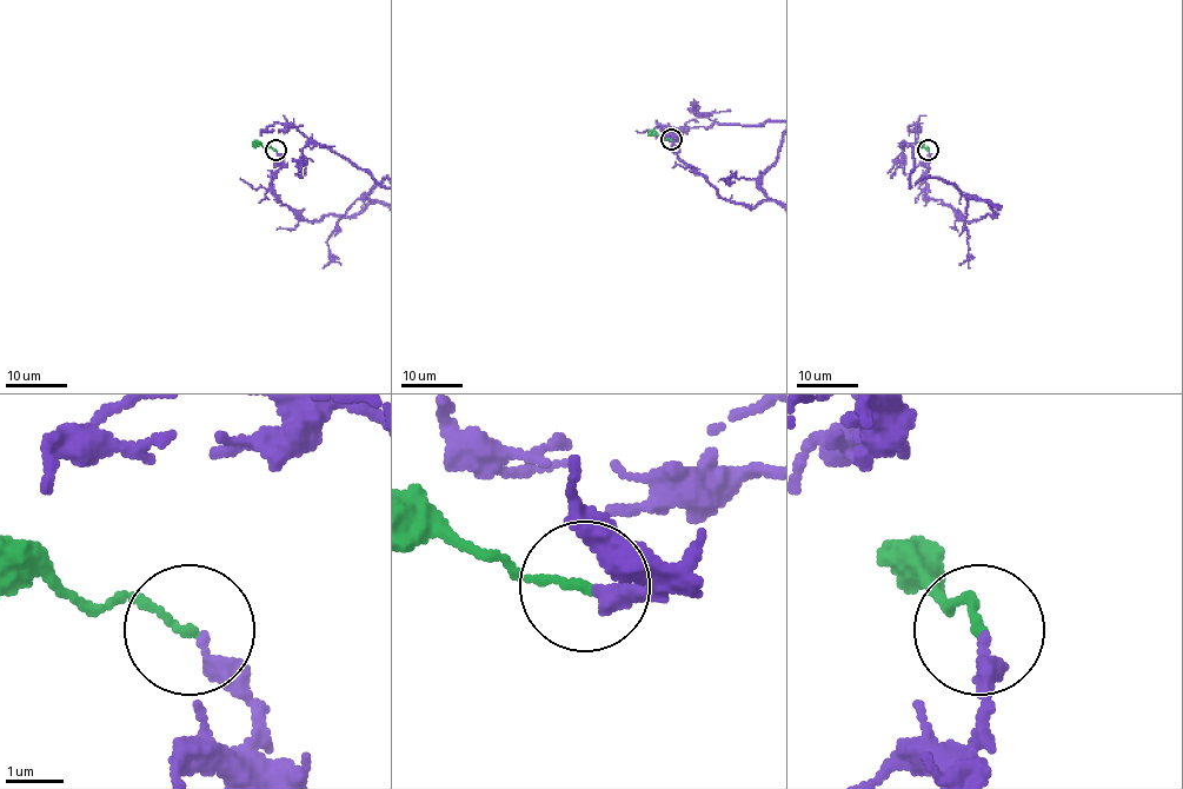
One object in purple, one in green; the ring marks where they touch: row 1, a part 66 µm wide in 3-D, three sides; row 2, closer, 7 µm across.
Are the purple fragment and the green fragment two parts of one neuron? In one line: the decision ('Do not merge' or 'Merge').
Do not merge

